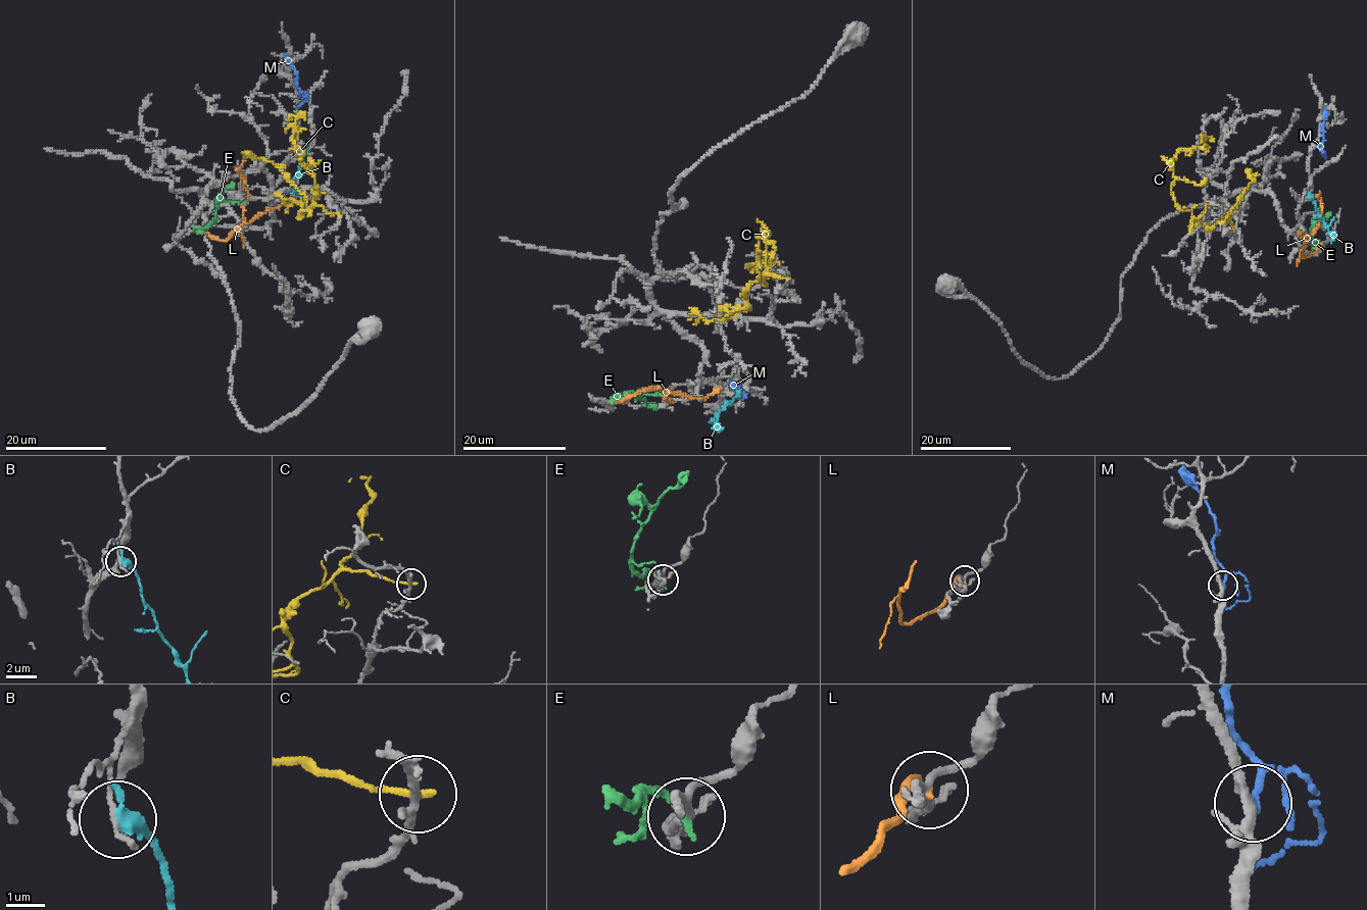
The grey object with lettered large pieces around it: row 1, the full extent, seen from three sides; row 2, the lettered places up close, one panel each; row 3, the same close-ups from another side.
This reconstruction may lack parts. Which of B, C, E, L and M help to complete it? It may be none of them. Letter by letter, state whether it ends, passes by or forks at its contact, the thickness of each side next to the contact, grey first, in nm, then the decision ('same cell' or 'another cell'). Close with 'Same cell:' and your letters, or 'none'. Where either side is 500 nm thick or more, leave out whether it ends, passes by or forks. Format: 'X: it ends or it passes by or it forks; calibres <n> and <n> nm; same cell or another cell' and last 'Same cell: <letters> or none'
B: it ends; calibres 150 and 480 nm; another cell
C: it ends; calibres 220 and 200 nm; another cell
E: it ends; calibres 160 and 220 nm; another cell
L: it ends; calibres 170 and 190 nm; another cell
M: it ends; calibres 240 and 190 nm; another cell
Same cell: none

